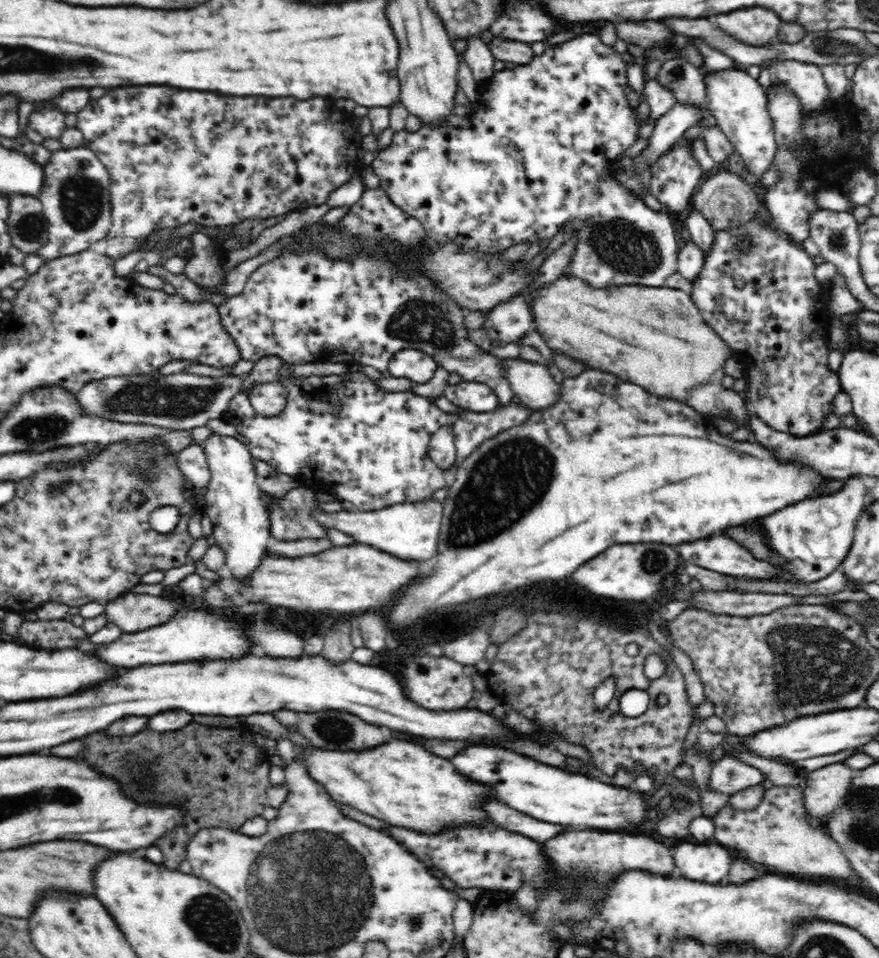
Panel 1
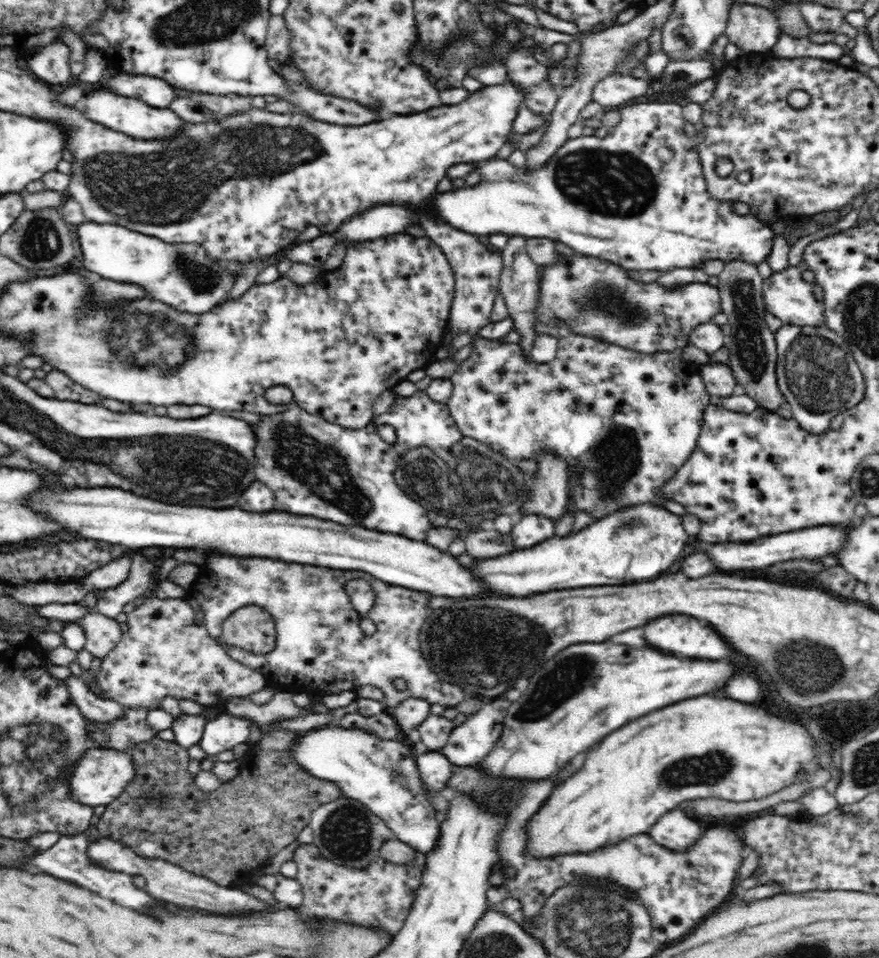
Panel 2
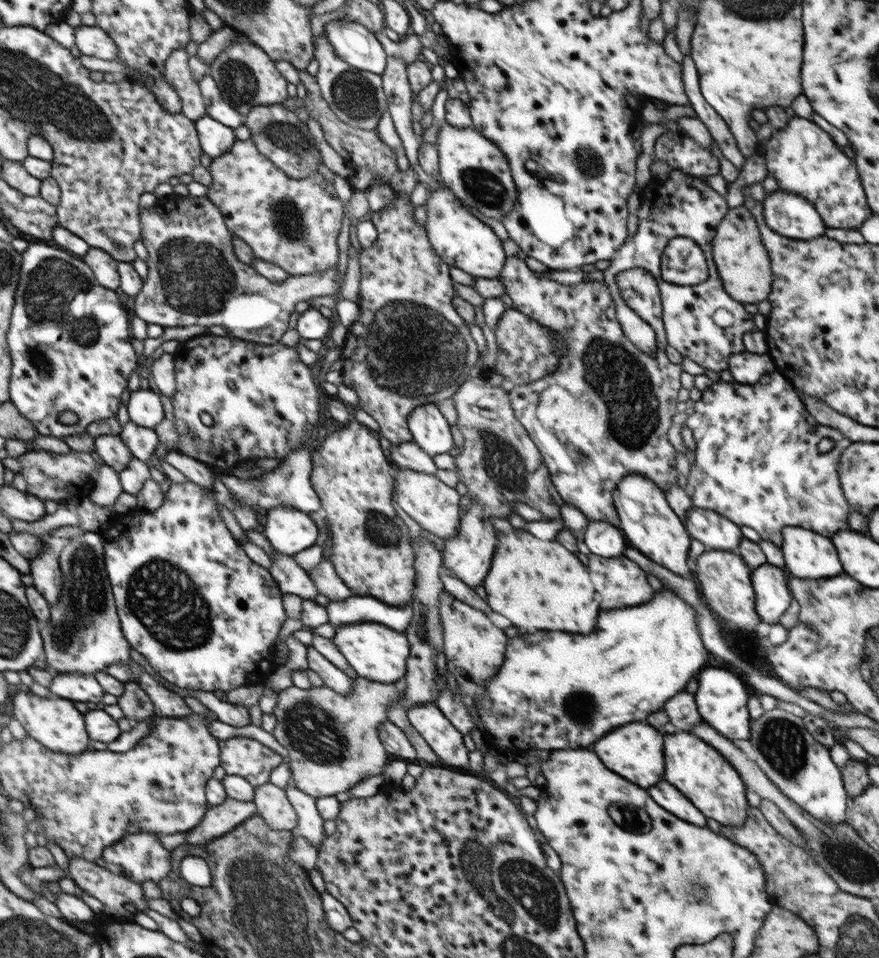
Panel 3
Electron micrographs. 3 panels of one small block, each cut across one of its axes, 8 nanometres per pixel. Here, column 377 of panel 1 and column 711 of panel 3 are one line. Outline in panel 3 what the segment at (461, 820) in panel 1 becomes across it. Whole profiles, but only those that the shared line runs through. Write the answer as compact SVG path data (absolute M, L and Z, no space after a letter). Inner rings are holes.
M680 732L664 736L664 758L666 770L664 778L682 790L686 798L708 819L714 819L721 825L742 826L748 814L746 786L740 774L712 746L702 742L700 738Z

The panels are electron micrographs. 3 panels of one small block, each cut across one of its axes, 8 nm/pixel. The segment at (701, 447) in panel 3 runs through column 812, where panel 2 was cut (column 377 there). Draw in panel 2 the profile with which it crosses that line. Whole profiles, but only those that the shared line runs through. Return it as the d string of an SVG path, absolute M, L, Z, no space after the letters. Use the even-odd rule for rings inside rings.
M416 391L411 397L397 396L385 414L372 419L369 425L361 429L350 430L328 422L319 415L309 414L294 404L286 412L264 416L264 420L256 426L254 432L258 436L256 478L268 484L270 490L274 492L276 510L290 512L296 516L314 516L322 520L332 520L344 526L356 526L356 516L366 514L366 518L360 522L364 528L402 534L418 542L426 542L432 526L428 524L428 510L424 510L418 502L406 496L397 482L394 482L394 471L397 469L398 461L406 451L422 445L440 455L442 461L446 461L446 465L455 470L457 467L455 447L463 437L456 421L451 418L447 403L434 402L427 391ZM381 424L388 424L395 428L397 437L393 444L389 445L378 435L376 428Z

